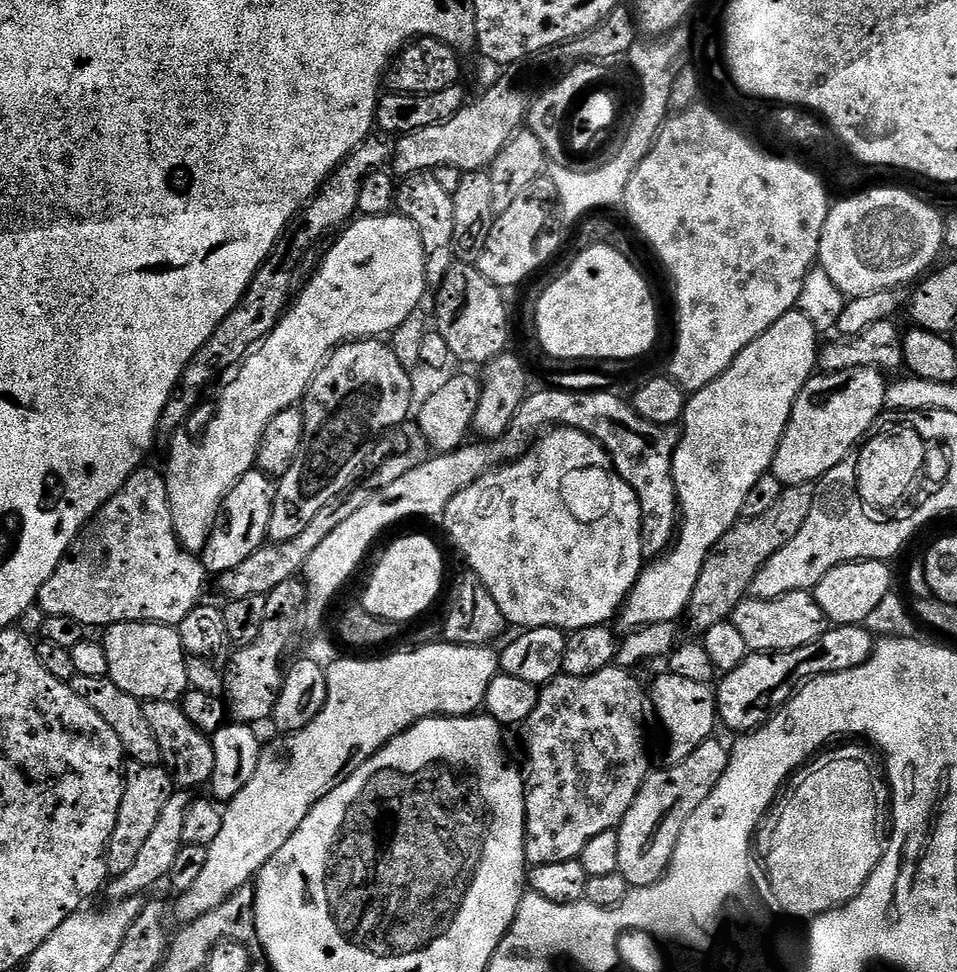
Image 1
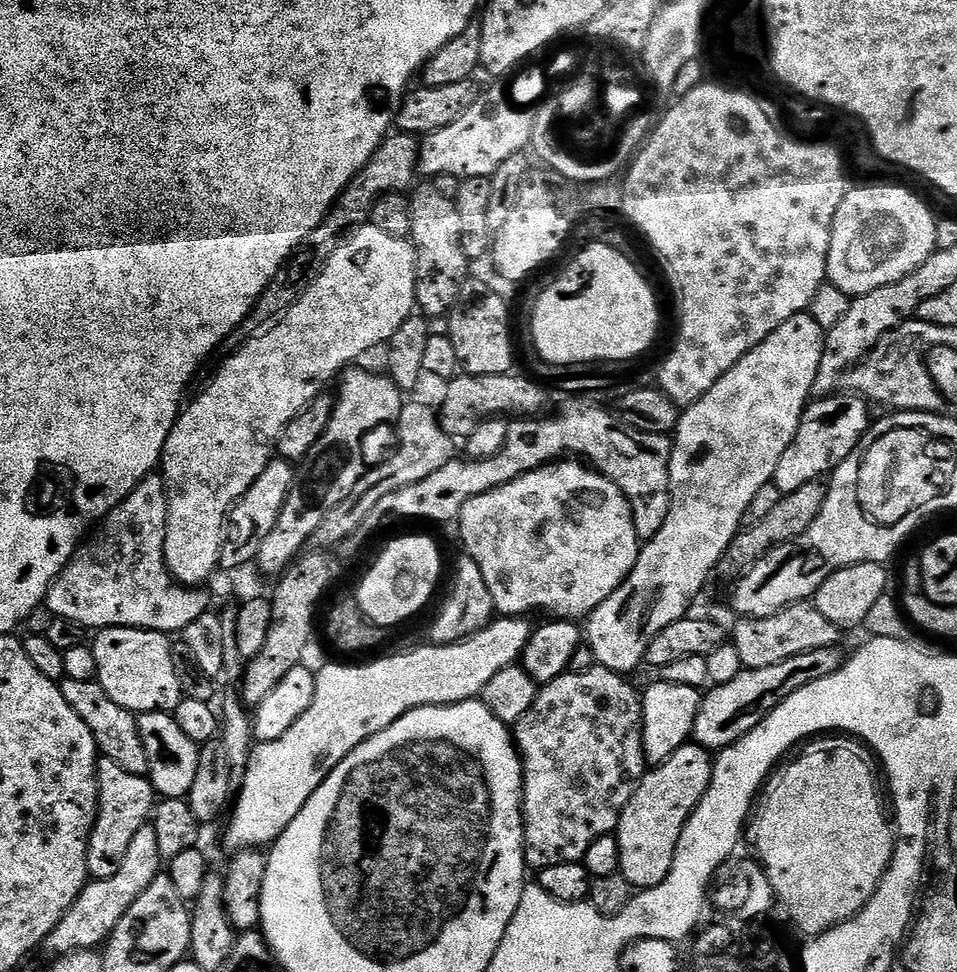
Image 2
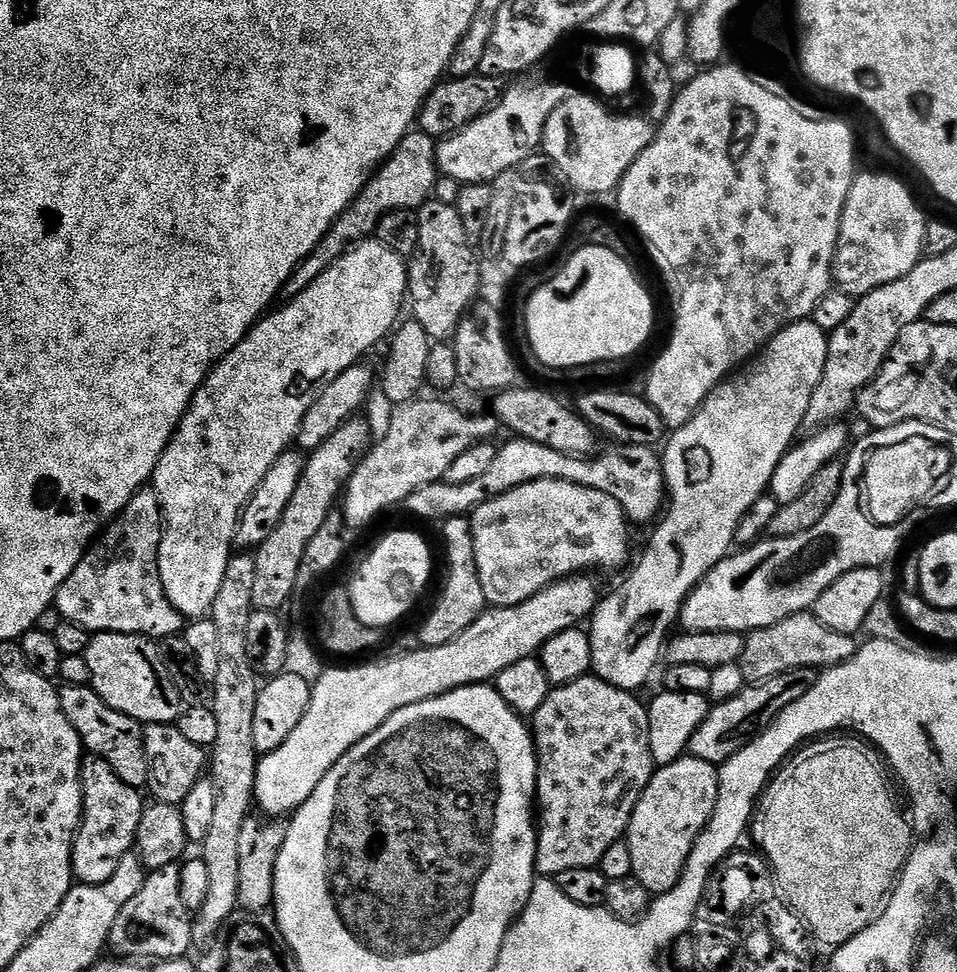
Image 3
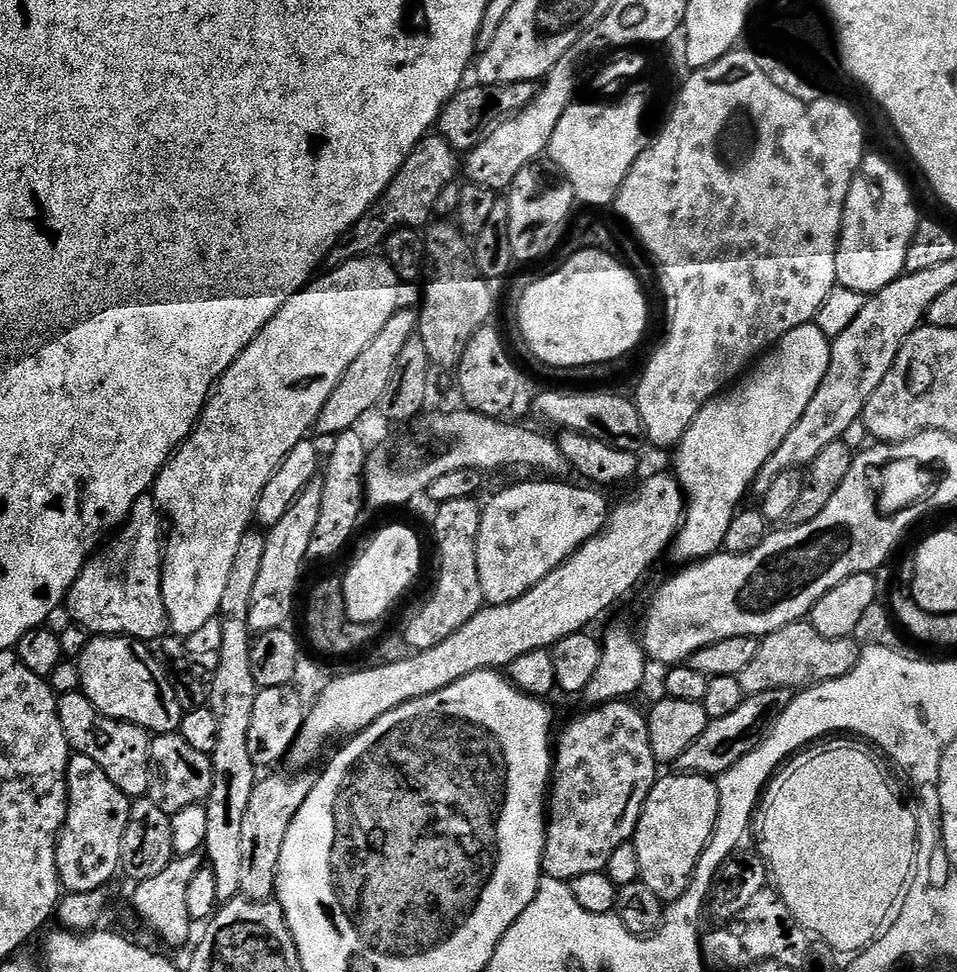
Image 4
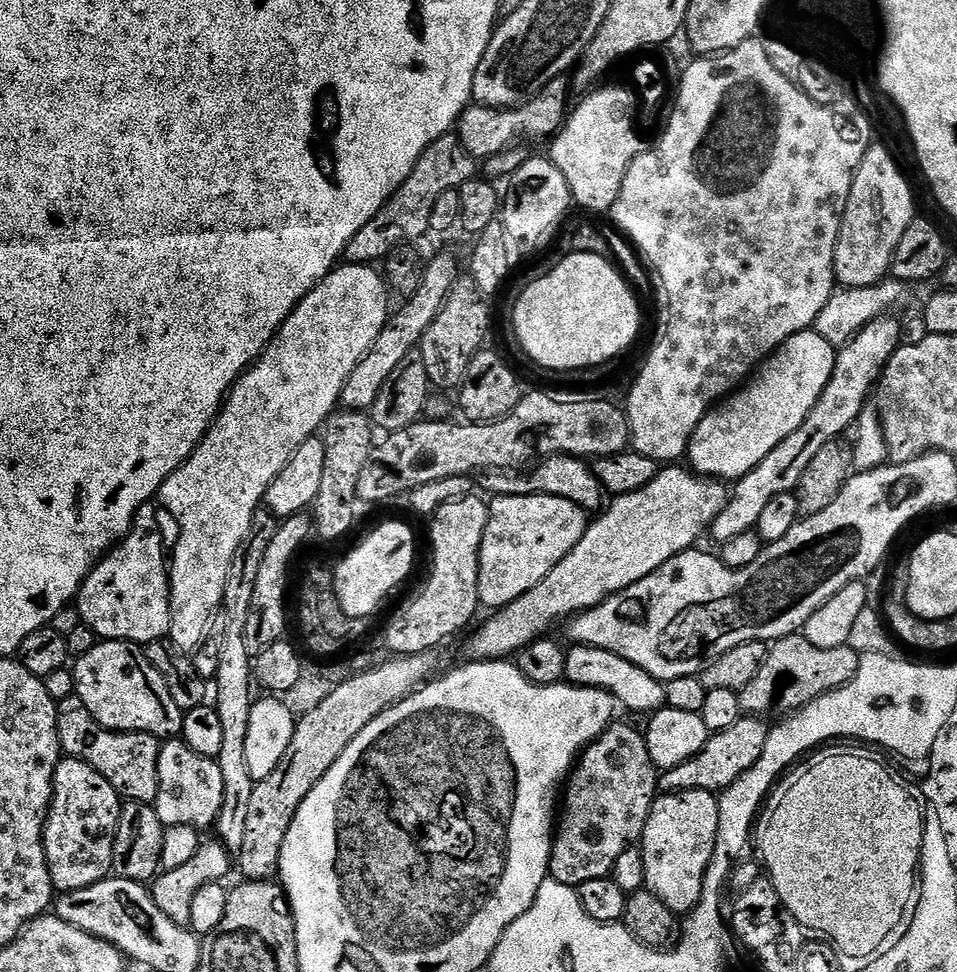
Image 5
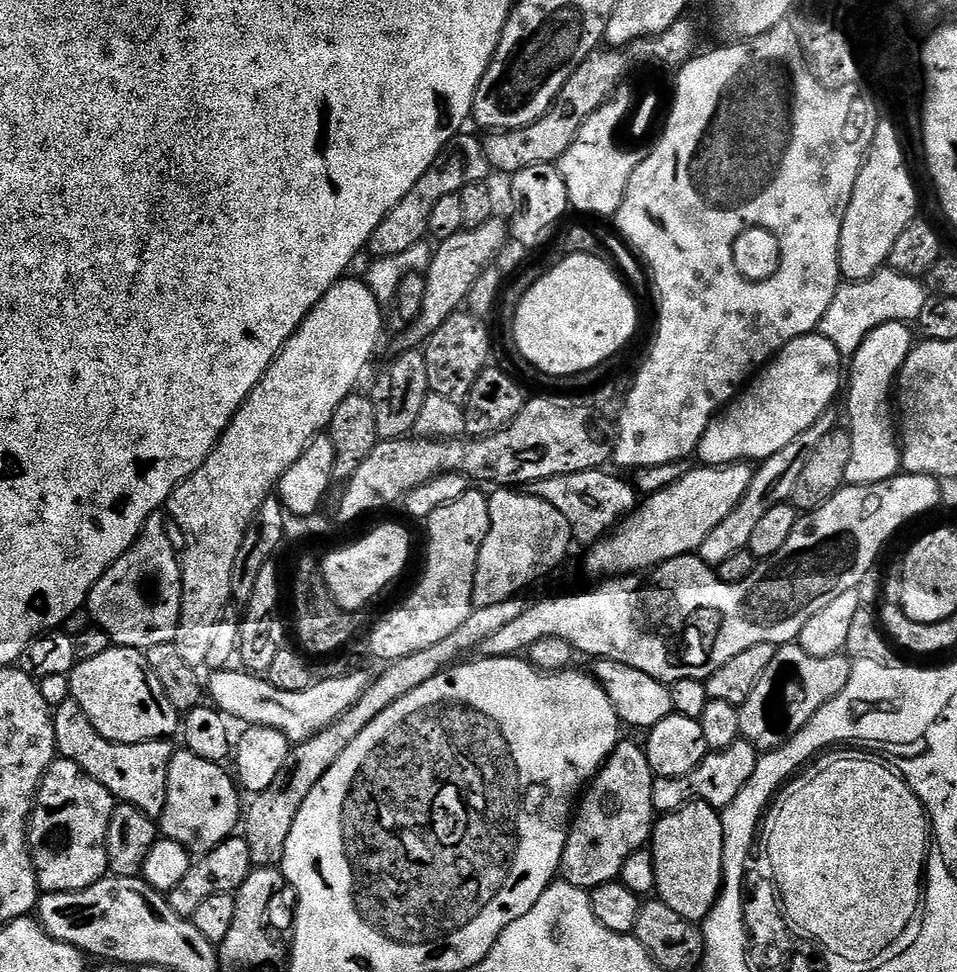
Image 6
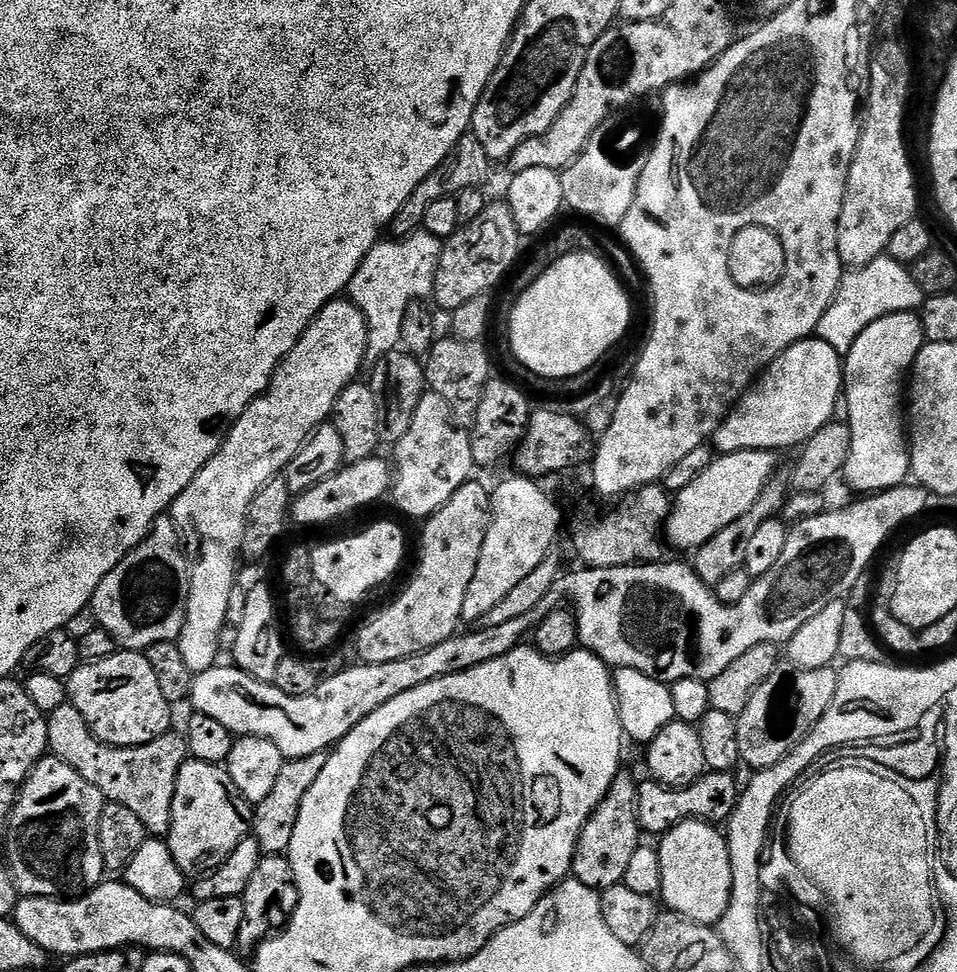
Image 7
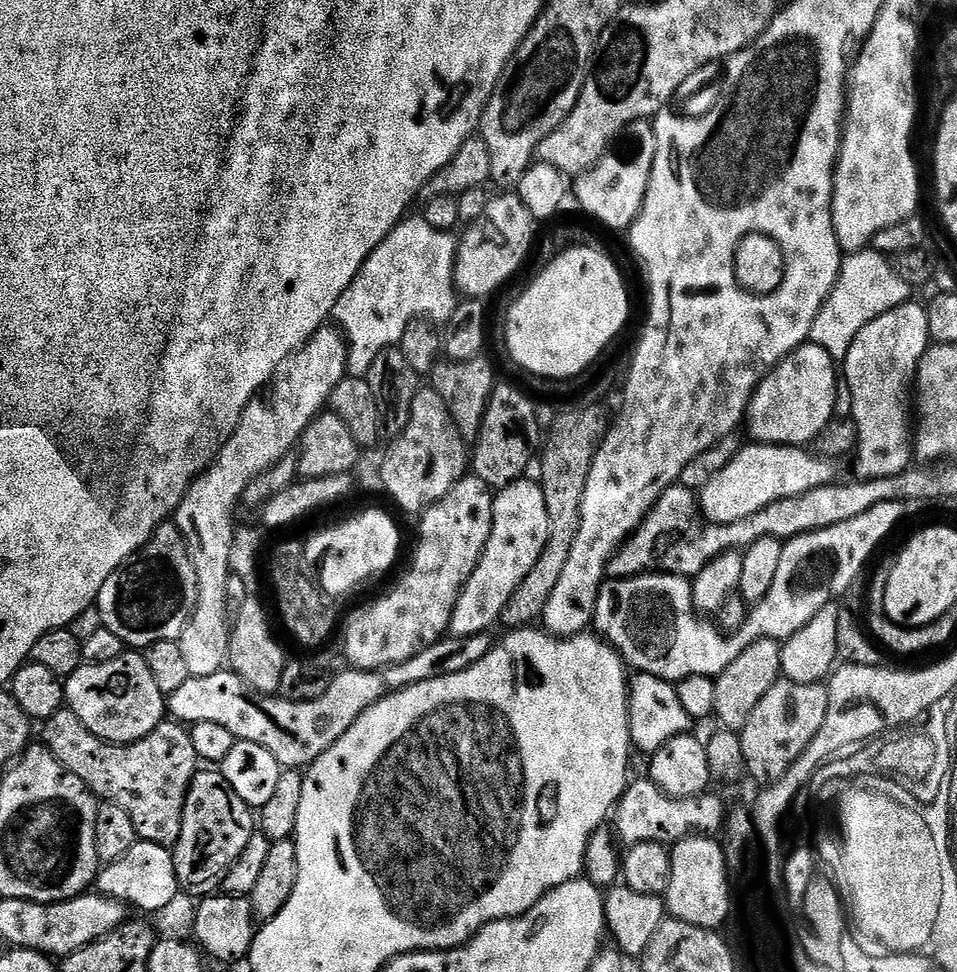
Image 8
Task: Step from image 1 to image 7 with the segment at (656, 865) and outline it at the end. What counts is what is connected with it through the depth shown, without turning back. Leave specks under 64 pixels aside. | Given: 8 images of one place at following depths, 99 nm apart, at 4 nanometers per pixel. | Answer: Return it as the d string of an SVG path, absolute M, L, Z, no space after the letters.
M687 820L659 837L658 847L662 858L662 890L659 899L662 904L664 900L663 907L667 911L677 912L690 922L719 925L732 901L732 867L727 835L707 820Z

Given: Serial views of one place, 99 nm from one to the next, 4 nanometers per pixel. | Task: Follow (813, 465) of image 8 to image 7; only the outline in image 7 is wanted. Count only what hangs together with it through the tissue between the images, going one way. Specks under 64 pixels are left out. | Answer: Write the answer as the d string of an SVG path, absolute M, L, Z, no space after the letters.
M763 448L717 455L712 465L686 486L686 490L675 493L672 512L664 524L667 543L671 547L673 544L676 548L695 550L710 542L718 530L726 530L730 522L738 522L738 518L758 502L758 494L762 494L777 475L776 456L775 451Z

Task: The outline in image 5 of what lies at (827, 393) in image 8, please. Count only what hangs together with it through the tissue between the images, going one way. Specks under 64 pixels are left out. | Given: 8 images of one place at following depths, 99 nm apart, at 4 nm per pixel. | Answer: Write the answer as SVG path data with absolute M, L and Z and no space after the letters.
M814 330L791 336L764 361L759 371L739 391L729 395L722 406L713 407L702 418L688 443L686 460L689 460L687 463L691 471L701 477L719 478L724 482L735 482L750 474L750 470L754 470L754 466L758 466L758 462L762 462L762 458L766 458L766 454L770 454L770 450L774 450L778 442L790 438L790 434L794 434L794 430L798 430L798 426L806 422L806 414L814 410L822 390L826 390L826 382L830 382L834 374L836 354L837 349L832 348L830 342L826 342L826 338L822 338L822 334Z

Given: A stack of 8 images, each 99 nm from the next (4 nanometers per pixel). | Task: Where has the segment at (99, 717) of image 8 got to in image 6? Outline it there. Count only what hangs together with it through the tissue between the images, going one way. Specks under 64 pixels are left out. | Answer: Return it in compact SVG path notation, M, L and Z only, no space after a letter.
M113 646L106 654L77 663L68 676L71 699L82 706L86 718L102 734L102 738L137 744L147 740L167 740L175 737L182 728L181 713L166 698L162 682L150 670L147 655L139 648Z

